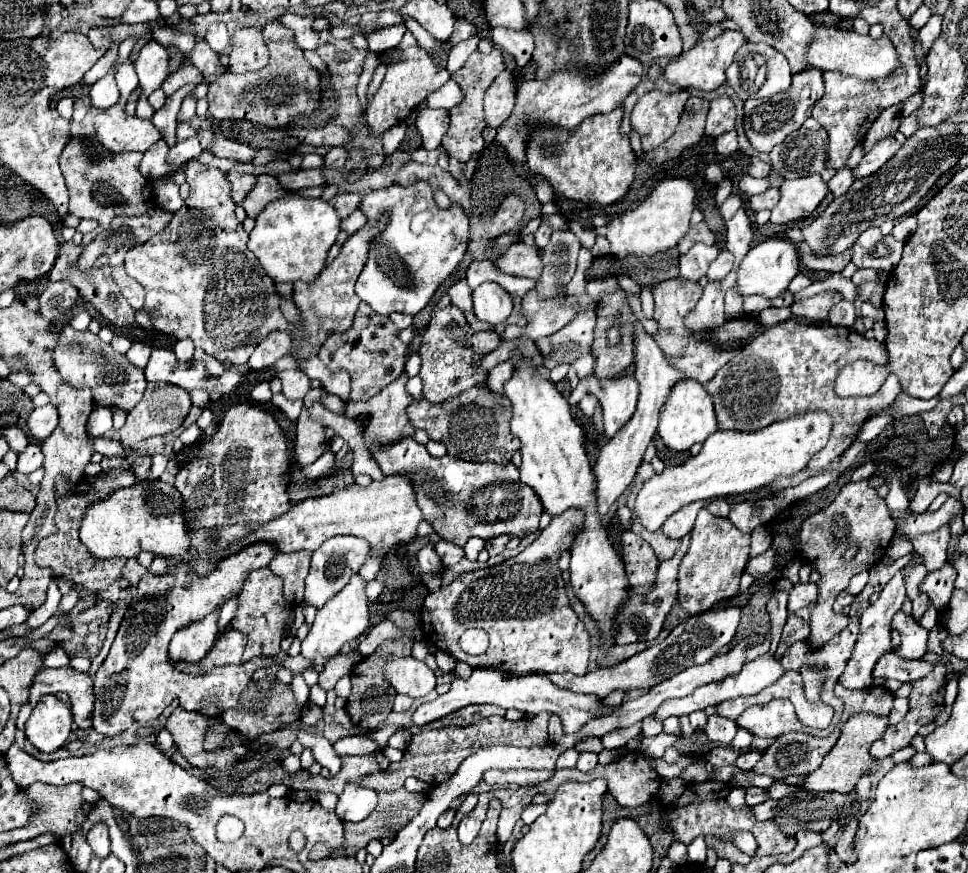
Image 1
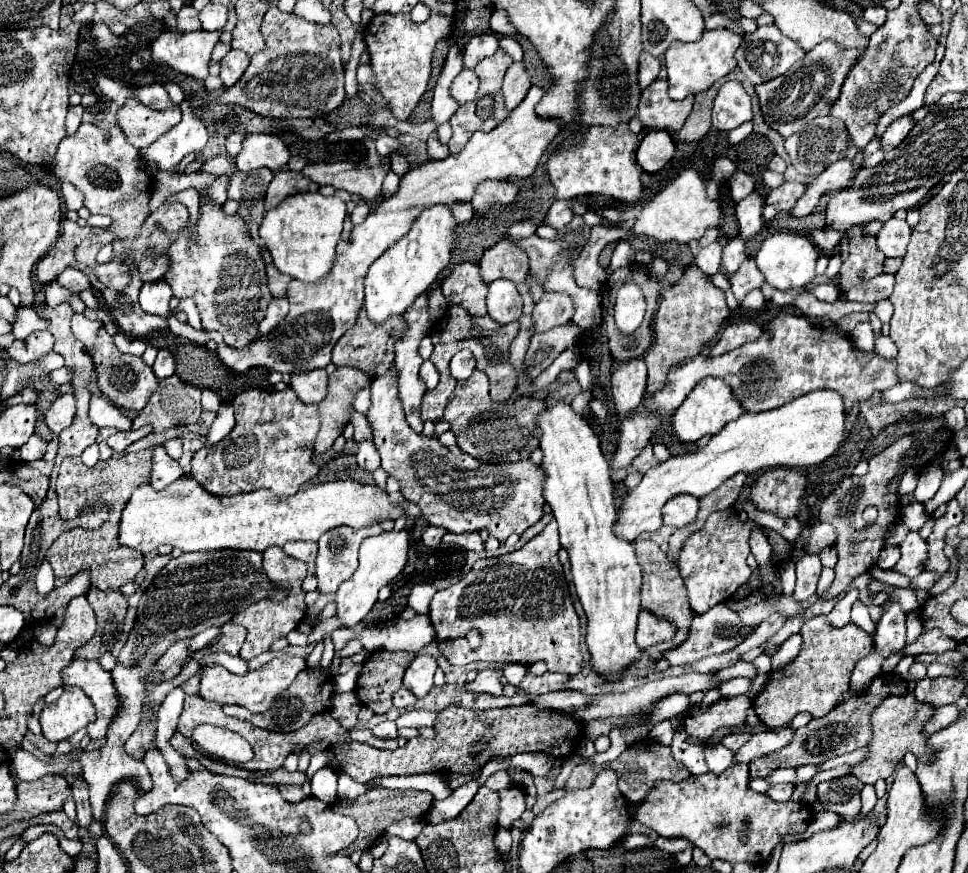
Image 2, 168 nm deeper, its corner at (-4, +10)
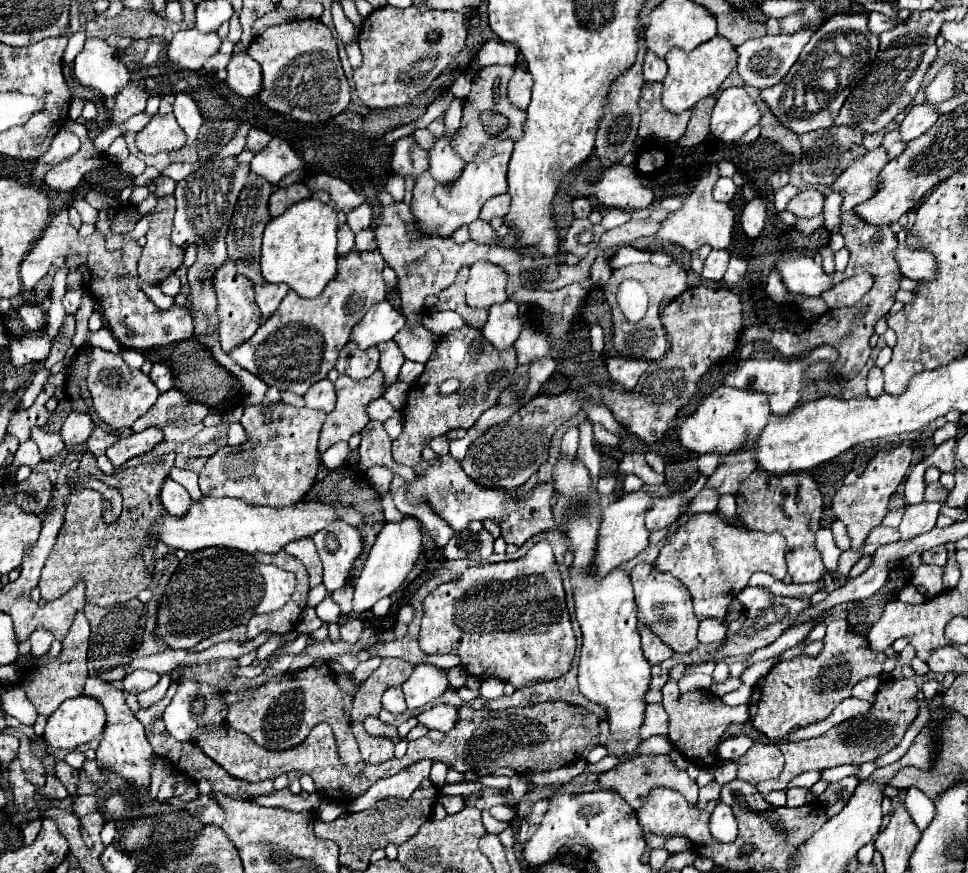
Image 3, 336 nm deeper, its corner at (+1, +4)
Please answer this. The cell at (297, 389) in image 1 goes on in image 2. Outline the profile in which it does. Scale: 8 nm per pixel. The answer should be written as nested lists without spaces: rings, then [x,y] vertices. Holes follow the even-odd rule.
[[[325,369],[291,375],[291,389],[305,403],[319,403],[327,393],[327,373],[325,373]]]

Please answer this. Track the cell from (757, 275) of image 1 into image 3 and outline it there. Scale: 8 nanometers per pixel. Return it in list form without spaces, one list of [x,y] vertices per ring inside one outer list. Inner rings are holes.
[[[788,253],[784,255],[774,269],[782,275],[784,285],[794,291],[808,297],[820,297],[824,291],[832,289],[832,277],[824,273],[820,265],[814,263],[812,257],[800,257],[800,253]]]

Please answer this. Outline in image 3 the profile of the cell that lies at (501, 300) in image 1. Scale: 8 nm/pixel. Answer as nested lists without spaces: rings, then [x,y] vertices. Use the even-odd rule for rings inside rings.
[[[506,301],[490,307],[490,317],[482,329],[482,335],[500,351],[512,347],[522,333],[522,321],[518,317],[518,305]]]

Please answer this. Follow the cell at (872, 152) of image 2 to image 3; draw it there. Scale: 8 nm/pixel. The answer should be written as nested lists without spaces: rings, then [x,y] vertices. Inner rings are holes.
[[[890,131],[890,133],[886,133],[882,147],[886,147],[886,149],[888,149],[890,157],[898,157],[900,153],[904,153],[906,143],[904,143],[904,141],[900,141],[900,133],[898,133],[898,131]]]

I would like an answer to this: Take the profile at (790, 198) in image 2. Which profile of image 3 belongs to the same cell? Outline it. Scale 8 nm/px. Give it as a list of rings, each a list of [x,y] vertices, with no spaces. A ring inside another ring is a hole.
[[[808,189],[800,191],[790,203],[788,211],[794,213],[796,217],[816,217],[824,211],[824,195],[818,189]]]

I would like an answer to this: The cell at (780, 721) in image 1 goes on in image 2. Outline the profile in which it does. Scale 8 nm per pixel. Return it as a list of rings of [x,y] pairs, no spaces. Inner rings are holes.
[[[825,615],[807,619],[801,627],[801,637],[803,637],[803,647],[801,647],[799,657],[793,663],[789,663],[789,667],[785,667],[781,671],[771,671],[767,687],[753,701],[753,709],[755,709],[757,717],[769,729],[785,727],[797,713],[803,713],[803,711],[811,713],[811,717],[825,717],[835,707],[837,697],[841,697],[849,689],[849,677],[851,677],[855,663],[861,659],[861,655],[867,655],[873,647],[871,635],[865,633],[861,627],[857,627],[855,623],[847,623],[845,627],[831,627],[827,623]]]

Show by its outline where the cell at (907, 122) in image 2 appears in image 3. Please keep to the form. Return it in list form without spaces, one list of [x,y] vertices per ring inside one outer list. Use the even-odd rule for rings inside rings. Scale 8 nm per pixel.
[[[924,103],[924,105],[914,105],[914,107],[908,111],[904,123],[900,125],[902,141],[908,143],[908,141],[920,137],[922,133],[926,133],[926,131],[936,123],[938,117],[940,117],[940,111],[934,109],[932,105],[928,105],[928,103]]]

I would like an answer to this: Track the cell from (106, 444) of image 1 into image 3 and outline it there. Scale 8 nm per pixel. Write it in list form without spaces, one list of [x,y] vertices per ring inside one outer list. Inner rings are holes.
[[[150,427],[150,429],[142,431],[142,433],[132,433],[130,437],[118,439],[118,441],[106,451],[106,455],[108,455],[108,459],[112,461],[114,467],[120,467],[120,465],[124,465],[128,459],[152,451],[160,441],[164,441],[164,435],[160,433],[160,429]]]

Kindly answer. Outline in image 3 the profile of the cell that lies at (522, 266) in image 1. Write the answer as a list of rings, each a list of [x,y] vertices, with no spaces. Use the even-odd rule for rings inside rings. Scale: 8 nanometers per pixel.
[[[476,261],[470,265],[470,277],[466,283],[466,301],[470,307],[490,309],[492,305],[504,303],[508,275],[488,261]]]

